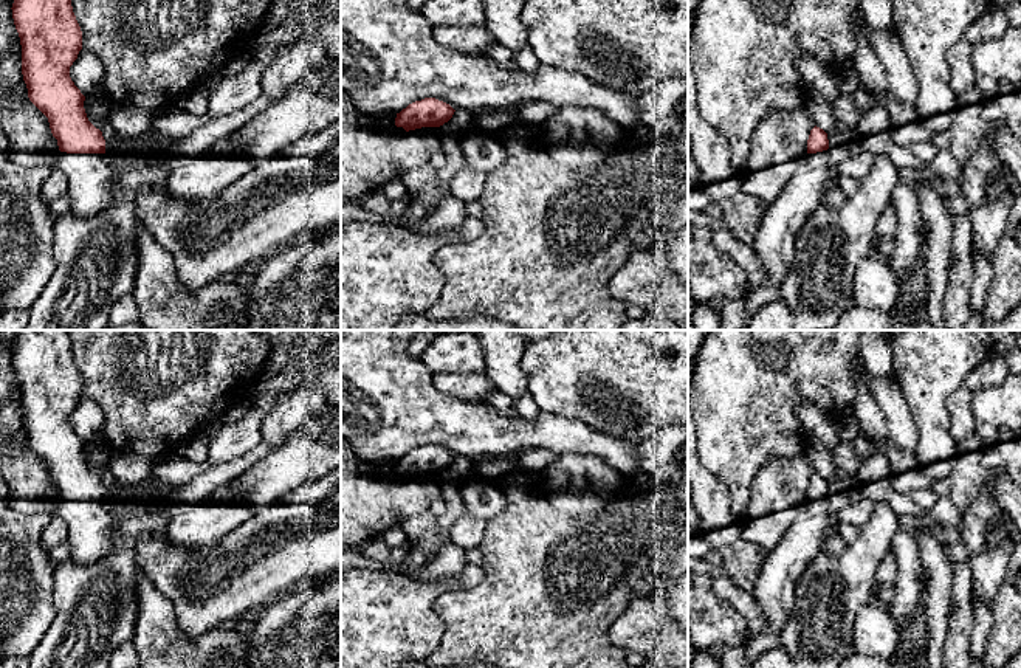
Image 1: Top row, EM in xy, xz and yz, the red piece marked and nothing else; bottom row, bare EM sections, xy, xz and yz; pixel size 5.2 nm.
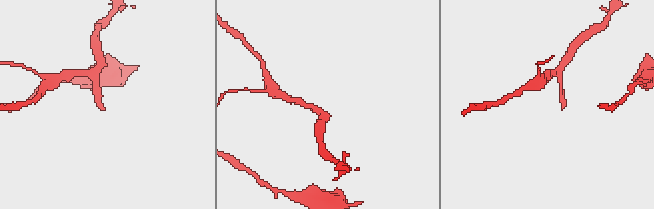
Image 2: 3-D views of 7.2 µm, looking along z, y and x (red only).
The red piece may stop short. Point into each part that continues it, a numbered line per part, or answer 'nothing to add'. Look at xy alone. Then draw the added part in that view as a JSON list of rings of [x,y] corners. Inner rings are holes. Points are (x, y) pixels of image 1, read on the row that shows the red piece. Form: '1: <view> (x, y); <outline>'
1: xy (92, 182); [[[57,150],[51,155],[56,169],[68,180],[70,214],[87,219],[112,208],[124,197],[118,186],[118,172],[110,166],[107,153],[67,153]]]

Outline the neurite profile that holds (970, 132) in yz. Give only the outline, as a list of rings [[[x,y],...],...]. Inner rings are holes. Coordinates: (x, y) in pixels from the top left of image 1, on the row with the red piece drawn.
[[[982,102],[957,107],[951,132],[951,152],[961,166],[967,164],[975,152],[985,144],[993,147],[995,155],[1013,174],[1015,183],[1021,188],[1021,143],[1007,130],[1002,122],[990,122],[981,116]]]

